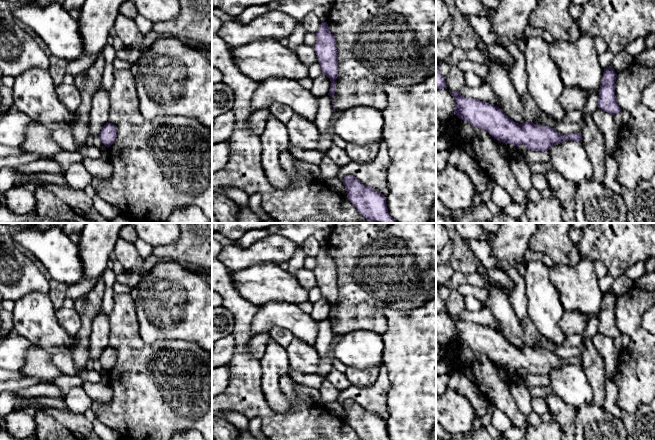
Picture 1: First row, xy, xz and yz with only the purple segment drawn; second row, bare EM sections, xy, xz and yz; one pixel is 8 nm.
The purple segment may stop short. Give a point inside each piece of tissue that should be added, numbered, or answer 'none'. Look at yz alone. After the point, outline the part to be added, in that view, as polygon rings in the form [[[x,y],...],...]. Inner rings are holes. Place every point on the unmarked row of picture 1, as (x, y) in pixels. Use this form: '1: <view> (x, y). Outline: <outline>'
none

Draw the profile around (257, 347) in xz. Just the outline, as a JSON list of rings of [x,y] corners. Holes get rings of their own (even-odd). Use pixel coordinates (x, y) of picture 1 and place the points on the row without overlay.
[[[266,333],[255,335],[248,347],[248,353],[258,360],[262,358],[266,351],[269,338],[269,334]]]

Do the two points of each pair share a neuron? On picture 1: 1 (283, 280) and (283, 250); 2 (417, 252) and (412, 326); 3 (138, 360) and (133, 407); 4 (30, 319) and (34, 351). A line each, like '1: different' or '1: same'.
1: different
2: different
3: same
4: different

